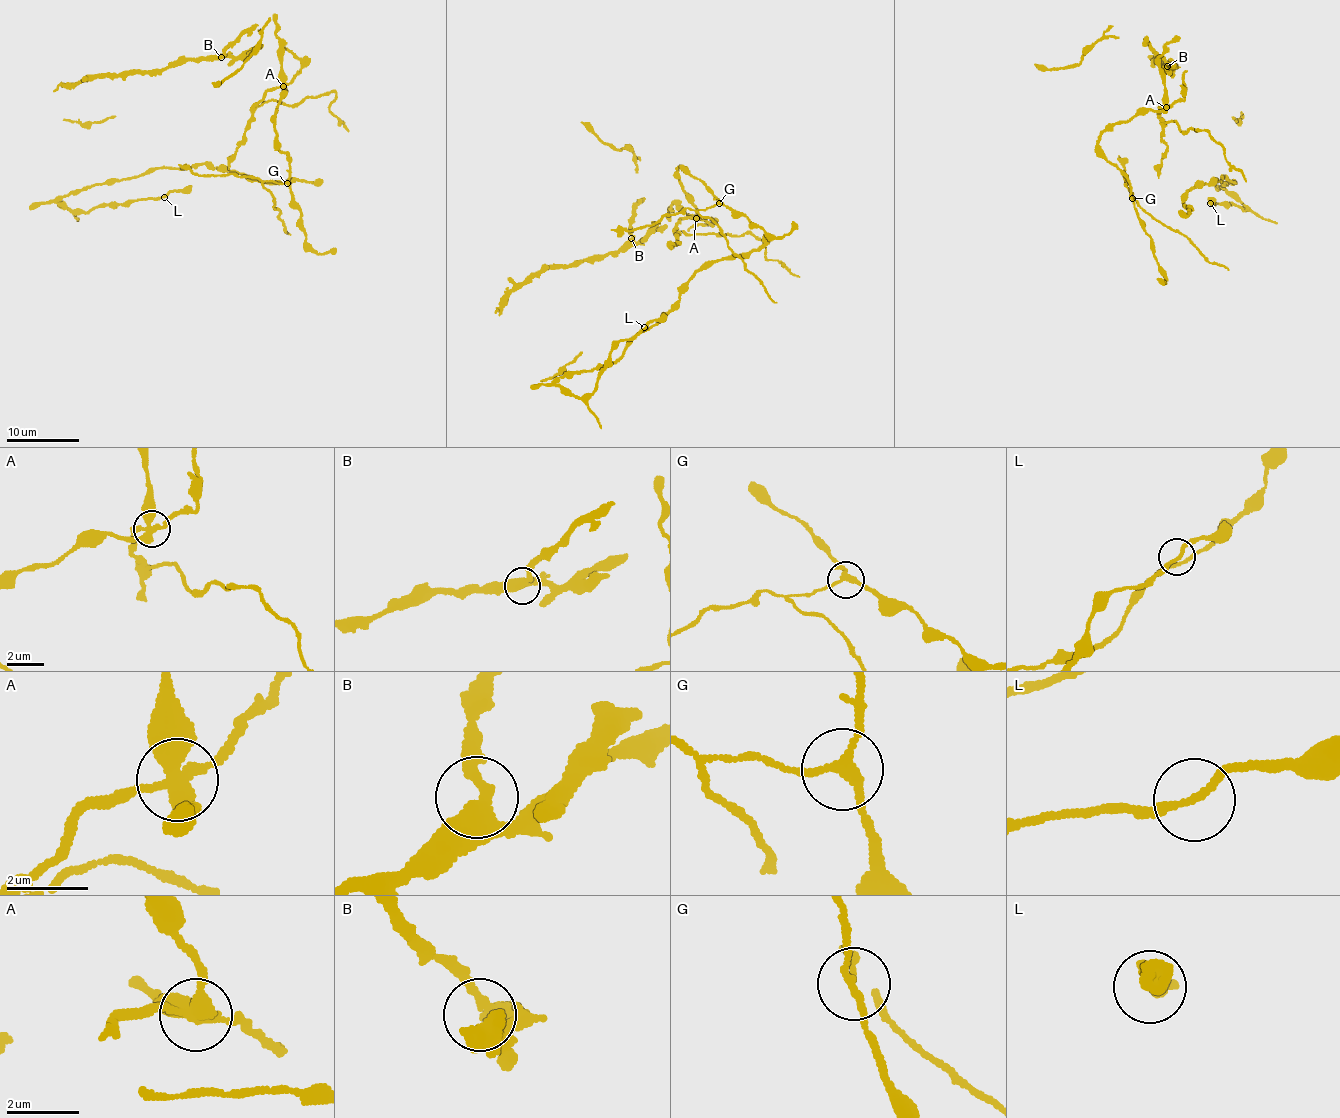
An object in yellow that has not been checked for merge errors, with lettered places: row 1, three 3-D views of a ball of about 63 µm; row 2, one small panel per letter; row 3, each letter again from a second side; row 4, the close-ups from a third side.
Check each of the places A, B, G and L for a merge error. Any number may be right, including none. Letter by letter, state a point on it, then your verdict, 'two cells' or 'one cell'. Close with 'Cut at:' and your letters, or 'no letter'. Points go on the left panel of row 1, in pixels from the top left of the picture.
A: at (283, 86); two cells
B: at (221, 57); one cell
G: at (287, 183); two cells
L: at (164, 197); one cell
Cut at: A, G

